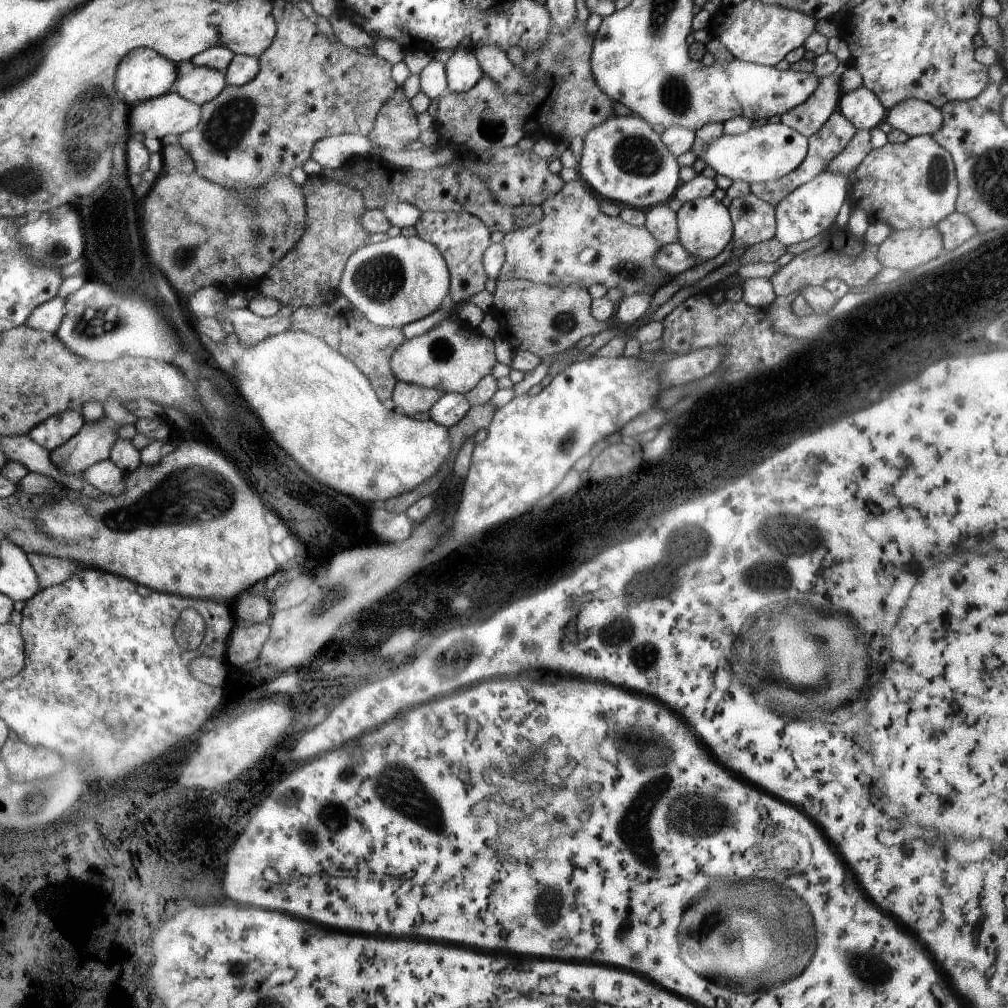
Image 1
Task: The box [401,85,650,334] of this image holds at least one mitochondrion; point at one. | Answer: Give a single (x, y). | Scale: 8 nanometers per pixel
(491, 125)

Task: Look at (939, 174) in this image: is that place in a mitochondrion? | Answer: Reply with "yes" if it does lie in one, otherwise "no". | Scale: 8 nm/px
yes

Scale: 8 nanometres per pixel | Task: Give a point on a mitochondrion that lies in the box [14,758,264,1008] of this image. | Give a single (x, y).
(237, 968)

